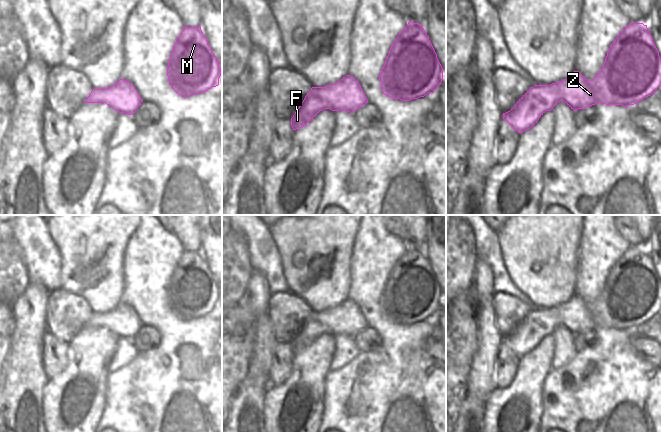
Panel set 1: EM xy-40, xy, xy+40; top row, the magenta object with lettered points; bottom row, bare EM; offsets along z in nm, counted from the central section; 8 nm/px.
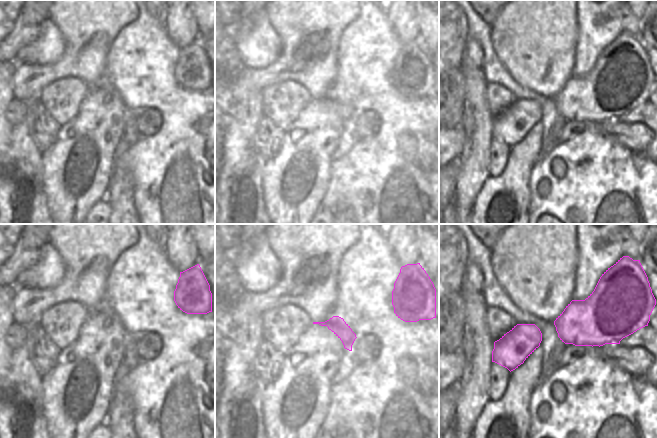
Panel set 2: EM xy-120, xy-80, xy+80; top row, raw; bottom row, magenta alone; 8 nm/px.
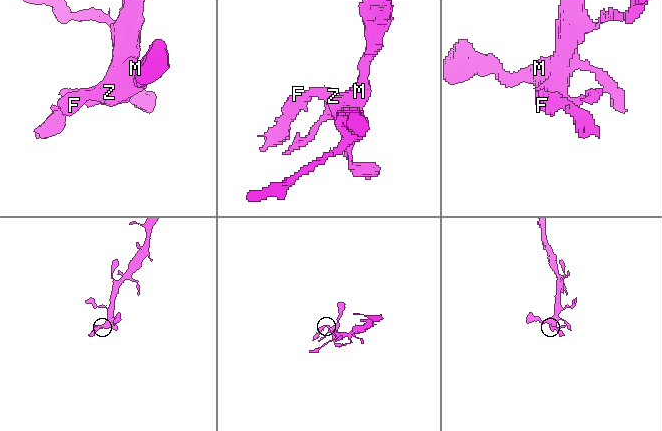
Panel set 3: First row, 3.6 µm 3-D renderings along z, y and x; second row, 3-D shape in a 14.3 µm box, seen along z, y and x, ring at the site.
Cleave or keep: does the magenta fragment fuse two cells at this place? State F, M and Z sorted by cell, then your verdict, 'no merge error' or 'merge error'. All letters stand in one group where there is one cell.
F M Z | no merge error

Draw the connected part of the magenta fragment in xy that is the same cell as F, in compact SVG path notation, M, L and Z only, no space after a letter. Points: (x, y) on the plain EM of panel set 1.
M346 299L332 309L312 311L291 342L291 350L293 354L304 351L324 333L353 337L366 327L368 324L359 306Z

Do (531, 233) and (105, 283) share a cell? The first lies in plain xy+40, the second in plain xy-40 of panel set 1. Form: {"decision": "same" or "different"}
{"decision": "same"}

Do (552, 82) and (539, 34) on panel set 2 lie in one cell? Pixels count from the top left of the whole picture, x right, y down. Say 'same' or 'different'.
same

